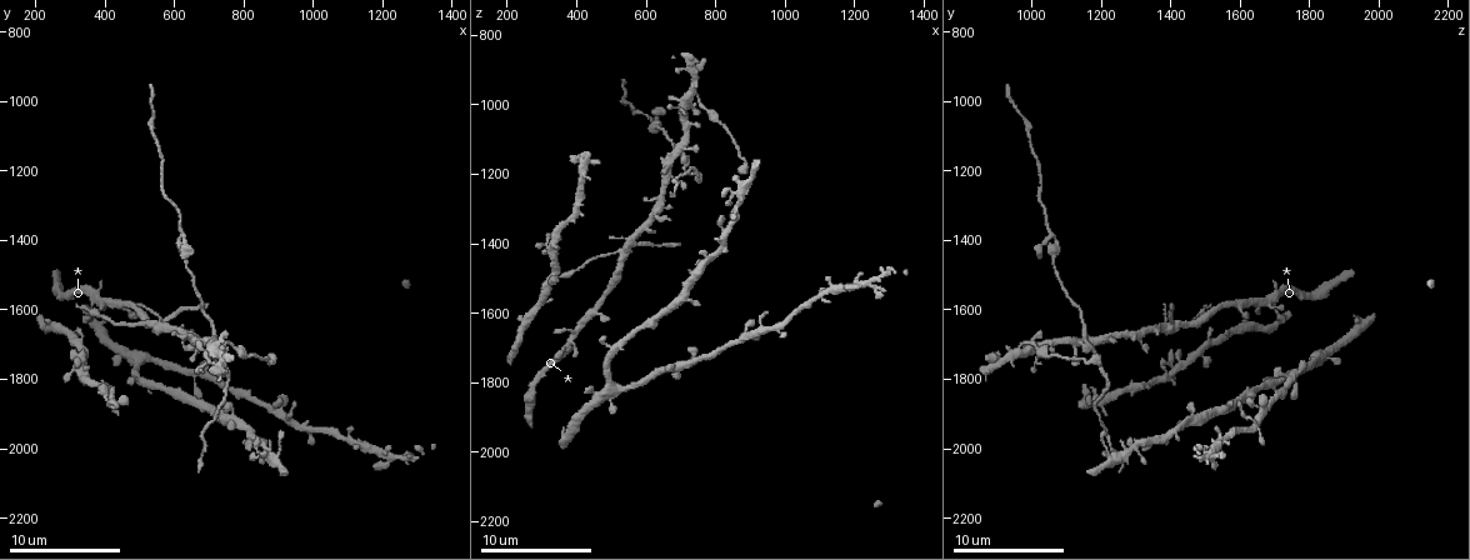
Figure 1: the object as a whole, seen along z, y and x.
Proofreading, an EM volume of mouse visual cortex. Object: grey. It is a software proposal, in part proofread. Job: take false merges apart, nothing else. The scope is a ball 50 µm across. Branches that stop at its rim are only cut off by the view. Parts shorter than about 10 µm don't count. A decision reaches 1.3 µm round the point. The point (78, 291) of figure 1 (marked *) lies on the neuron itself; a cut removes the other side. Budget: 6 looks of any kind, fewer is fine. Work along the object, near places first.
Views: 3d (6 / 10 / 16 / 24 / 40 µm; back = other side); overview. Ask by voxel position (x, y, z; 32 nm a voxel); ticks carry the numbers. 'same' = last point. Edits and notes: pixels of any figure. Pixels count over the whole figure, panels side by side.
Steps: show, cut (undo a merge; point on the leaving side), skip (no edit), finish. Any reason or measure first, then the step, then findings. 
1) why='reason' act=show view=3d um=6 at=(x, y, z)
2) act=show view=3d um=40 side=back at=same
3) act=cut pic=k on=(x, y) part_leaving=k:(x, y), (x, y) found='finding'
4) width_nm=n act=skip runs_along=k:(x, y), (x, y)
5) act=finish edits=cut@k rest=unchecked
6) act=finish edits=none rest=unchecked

why='two arms in line, one across' act=show view=3d um=10 at=(520, 1640, 1430)

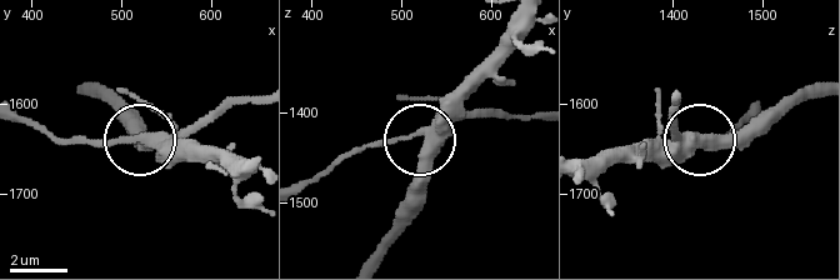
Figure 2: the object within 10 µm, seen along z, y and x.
act=cut pic=2 on=(195, 125) found='a second neuron is stuck on'

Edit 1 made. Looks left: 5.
act=show view=3d um=10 at=(390, 1590, 1660)

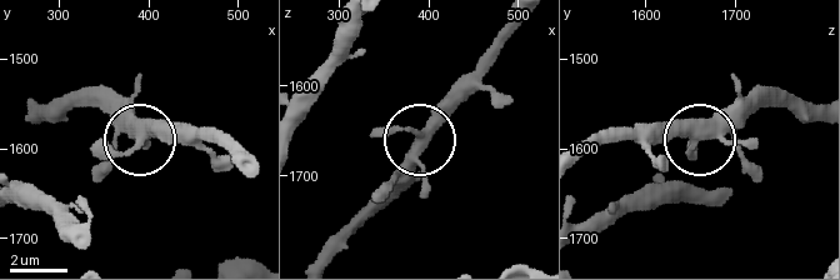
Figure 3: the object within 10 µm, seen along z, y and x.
width_nm=370 act=skip found='all the same neuron'

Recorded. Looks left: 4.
why='four arms meet' act=show view=3d um=6 at=(910, 1890, 1670)

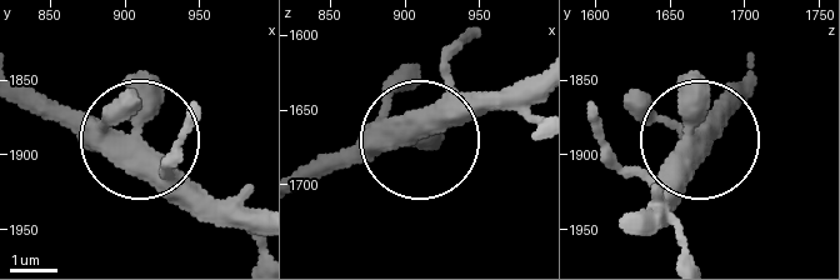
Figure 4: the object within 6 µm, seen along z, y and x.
act=show view=3d um=6 side=back at=(908, 1888, 1664)

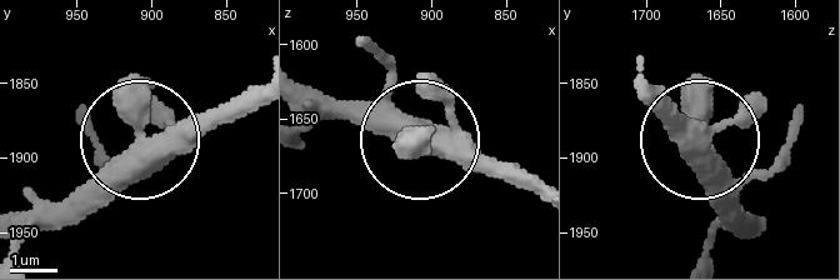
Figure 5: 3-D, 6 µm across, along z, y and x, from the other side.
act=skip runs_along=5:(539, 196), (328, 113) found='one neuron here'

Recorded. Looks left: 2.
act=finish edits=cut@2 rest=unchecked

